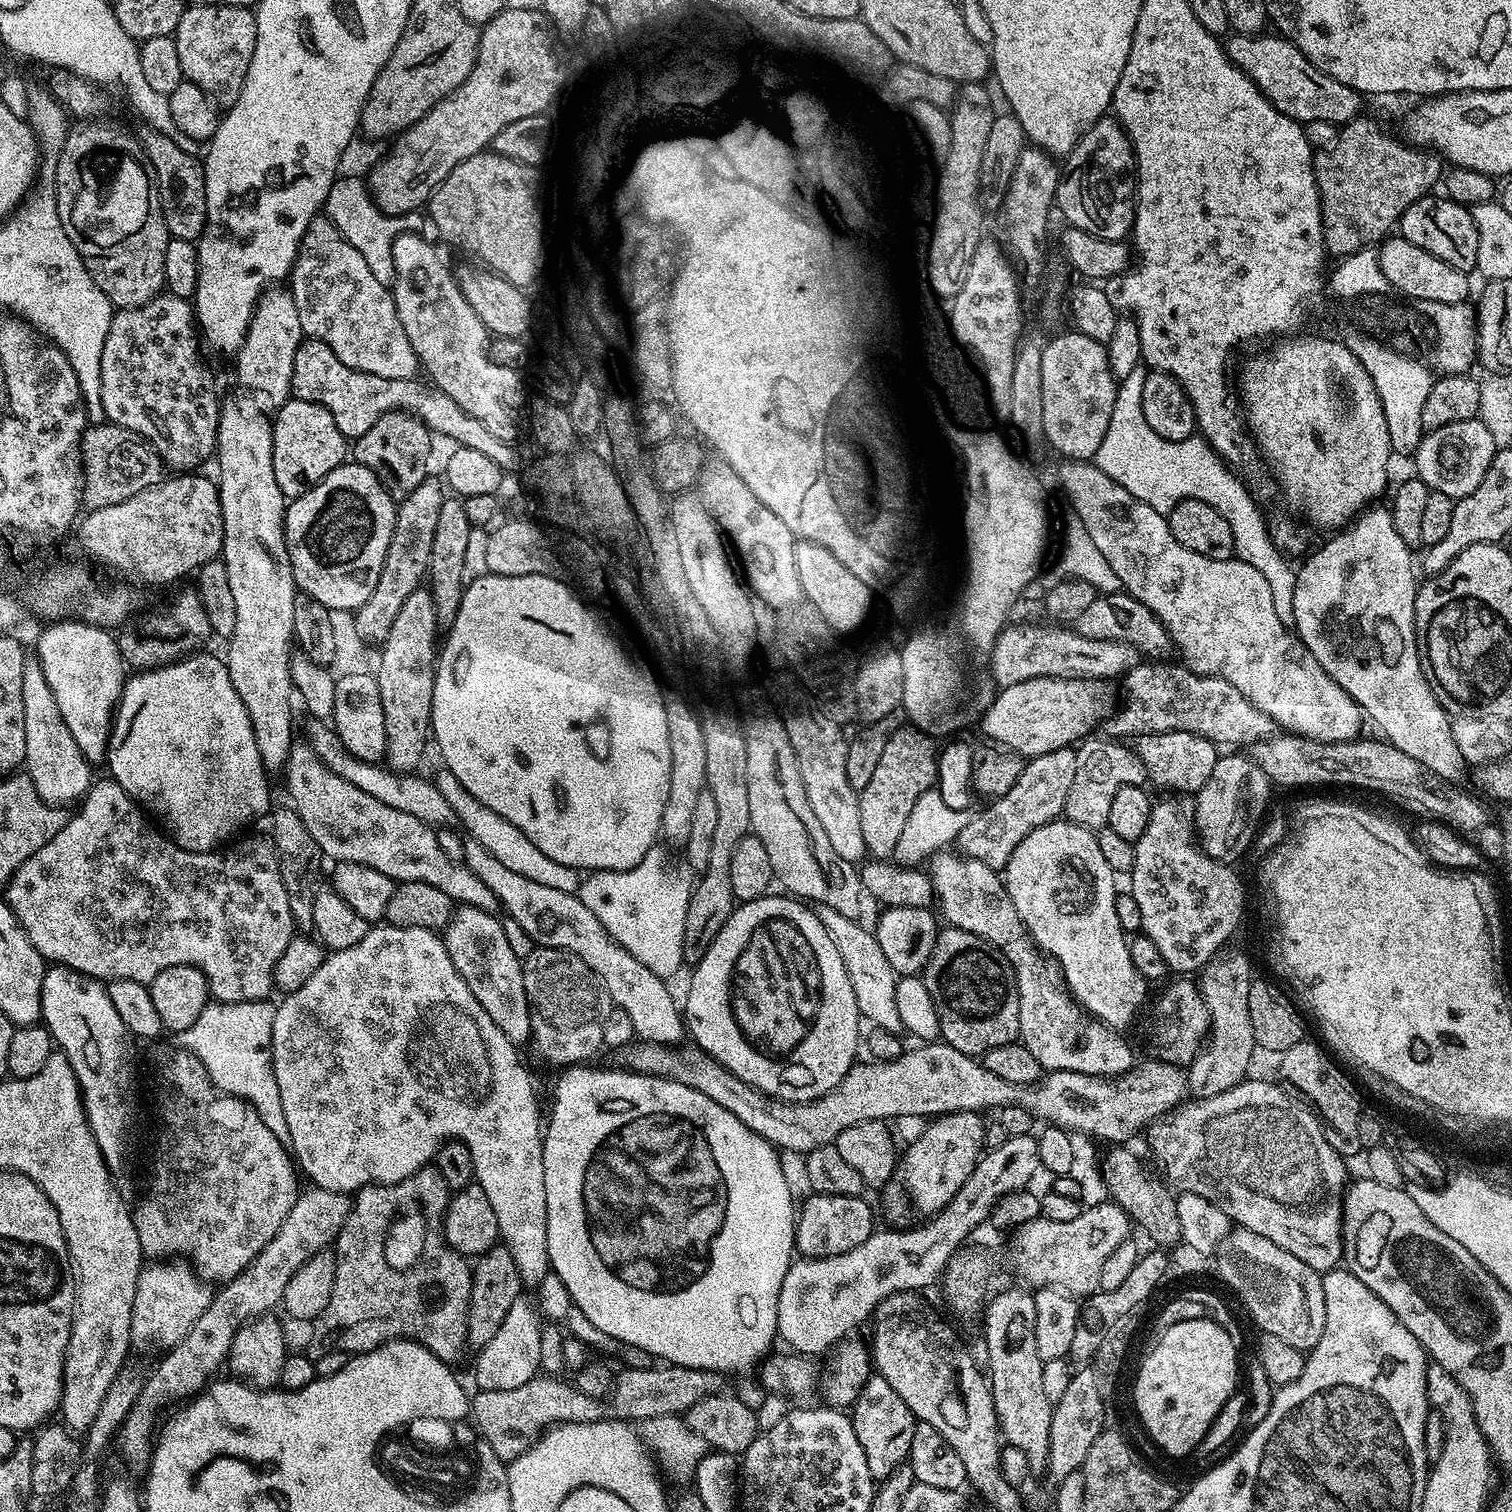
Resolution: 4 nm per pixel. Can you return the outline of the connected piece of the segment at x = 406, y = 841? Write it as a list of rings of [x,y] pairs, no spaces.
[[[307,742],[293,743],[288,762],[282,769],[283,776],[288,783],[291,807],[296,809],[298,818],[302,818],[325,857],[333,856],[331,859],[336,862],[358,862],[382,870],[382,874],[394,882],[426,882],[438,886],[442,894],[460,906],[481,908],[493,914],[501,911],[499,901],[475,871],[455,864],[455,859],[447,860],[436,841],[437,833],[431,827],[376,801],[332,773]]]

